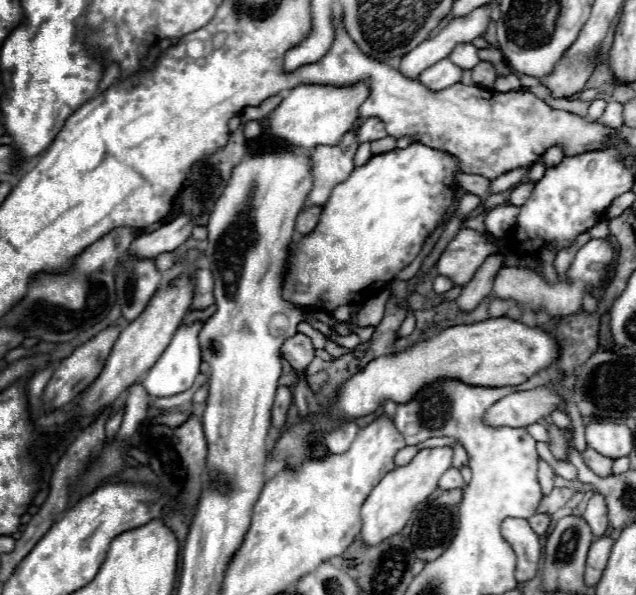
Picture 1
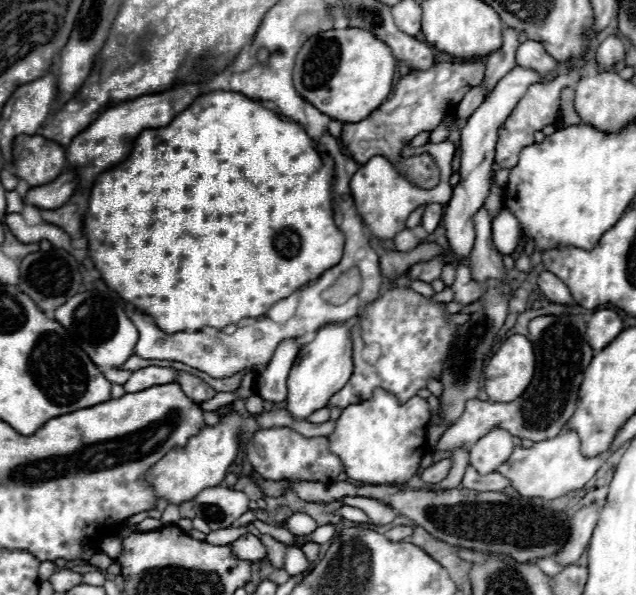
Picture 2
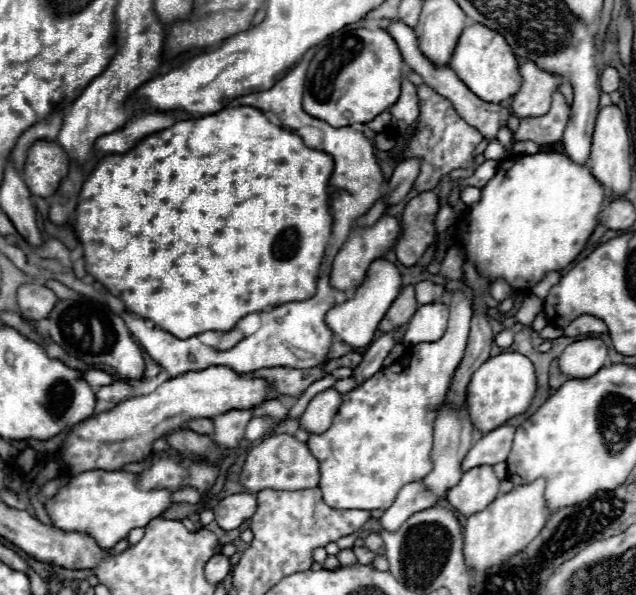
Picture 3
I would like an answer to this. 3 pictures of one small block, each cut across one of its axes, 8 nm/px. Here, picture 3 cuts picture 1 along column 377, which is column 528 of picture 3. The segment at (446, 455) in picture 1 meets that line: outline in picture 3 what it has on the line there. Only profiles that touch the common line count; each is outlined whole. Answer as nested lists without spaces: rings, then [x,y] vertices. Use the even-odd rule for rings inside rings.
[[[542,482],[516,486],[512,492],[498,496],[486,510],[468,516],[464,526],[464,562],[470,570],[488,574],[494,566],[506,564],[514,554],[522,552],[546,524],[546,504],[542,498]]]

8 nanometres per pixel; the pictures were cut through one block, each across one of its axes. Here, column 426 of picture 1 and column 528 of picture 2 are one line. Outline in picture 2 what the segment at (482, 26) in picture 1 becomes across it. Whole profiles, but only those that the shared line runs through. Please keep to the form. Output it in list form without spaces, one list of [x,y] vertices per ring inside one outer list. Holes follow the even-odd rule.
[[[526,40],[518,46],[518,52],[516,52],[516,62],[520,66],[530,66],[532,70],[538,70],[544,80],[542,82],[550,82],[554,80],[554,76],[550,76],[554,72],[554,66],[556,66],[556,60],[550,58],[550,54],[546,54],[544,46],[536,40]]]

